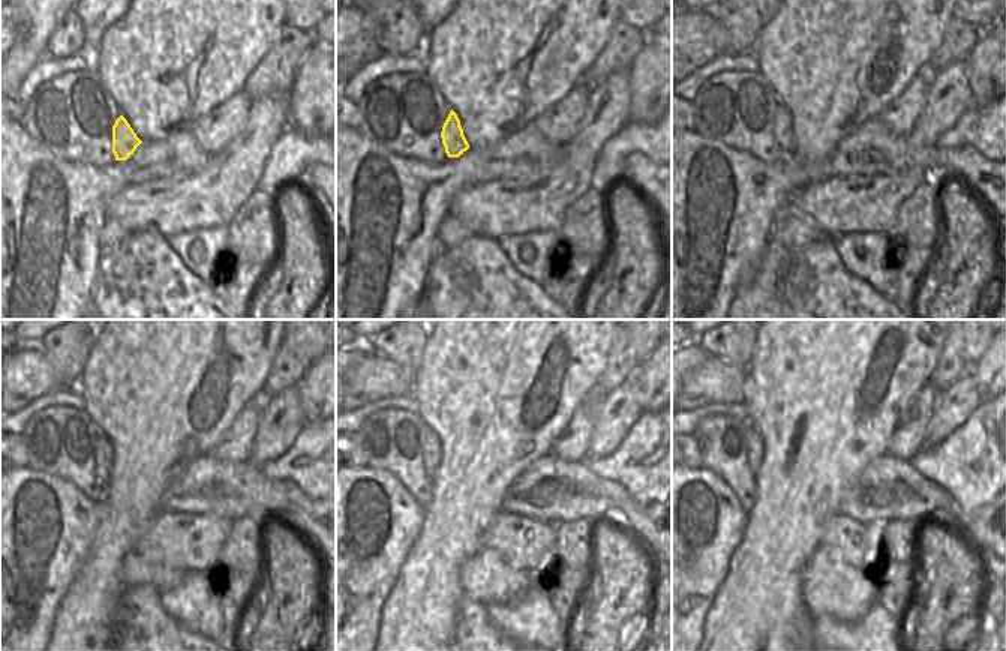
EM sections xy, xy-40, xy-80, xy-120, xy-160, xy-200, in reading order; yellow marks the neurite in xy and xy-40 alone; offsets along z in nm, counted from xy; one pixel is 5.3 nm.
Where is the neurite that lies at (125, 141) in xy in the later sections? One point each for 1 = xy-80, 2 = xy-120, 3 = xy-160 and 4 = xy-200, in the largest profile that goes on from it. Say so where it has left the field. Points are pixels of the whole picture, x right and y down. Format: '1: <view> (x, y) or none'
1: xy-80 (783, 125)
2: xy-120 (102, 449)
3: xy-160 (432, 453)
4: xy-200 (753, 440)

